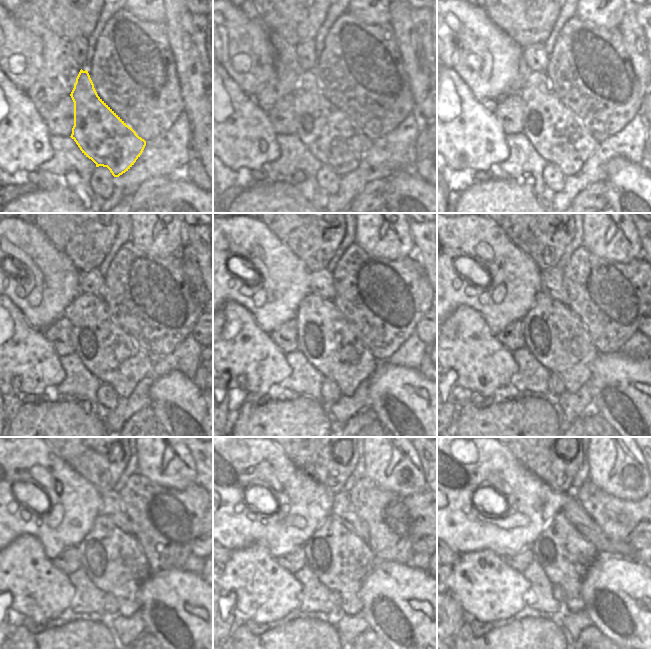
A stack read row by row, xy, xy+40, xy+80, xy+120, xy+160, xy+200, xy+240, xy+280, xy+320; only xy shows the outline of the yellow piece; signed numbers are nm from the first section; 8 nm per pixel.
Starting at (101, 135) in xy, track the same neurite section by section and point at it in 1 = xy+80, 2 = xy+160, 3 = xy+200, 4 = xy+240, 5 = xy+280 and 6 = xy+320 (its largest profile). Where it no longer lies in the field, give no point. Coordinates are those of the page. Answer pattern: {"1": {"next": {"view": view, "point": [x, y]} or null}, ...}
{"1": {"next": {"view": "xy+80", "point": [559, 137]}}, "2": {"next": {"view": "xy+160", "point": [334, 345]}}, "3": {"next": {"view": "xy+200", "point": [555, 335]}}, "4": {"next": {"view": "xy+240", "point": [114, 561]}}, "5": {"next": {"view": "xy+280", "point": [341, 560]}}, "6": {"next": {"view": "xy+320", "point": [565, 555]}}}

